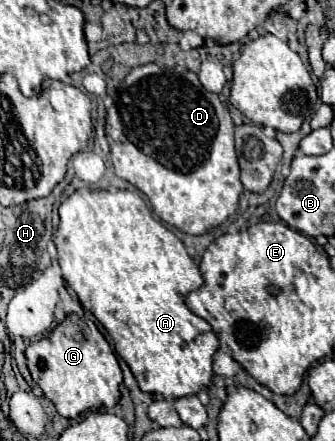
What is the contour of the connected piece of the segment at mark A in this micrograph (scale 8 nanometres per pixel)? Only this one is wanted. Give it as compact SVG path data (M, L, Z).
M80 189L76 193L72 193L62 205L60 205L60 225L54 233L54 243L58 247L58 261L60 261L60 267L62 267L62 275L66 279L66 283L74 289L74 293L78 295L82 307L86 311L90 311L102 325L104 329L108 331L112 343L114 343L114 349L116 353L128 363L134 379L138 381L140 389L146 391L146 393L152 393L152 395L162 395L164 399L170 399L170 401L176 401L180 397L190 397L190 395L198 395L202 389L208 389L210 383L212 383L212 377L214 377L214 355L218 351L218 339L212 331L212 327L196 317L188 307L186 307L186 295L190 291L196 291L202 287L202 275L200 275L200 269L196 267L196 263L190 259L190 255L186 253L186 247L184 243L168 229L164 227L154 215L152 211L148 209L148 205L144 203L144 199L134 193L134 191L86 191L86 189Z

